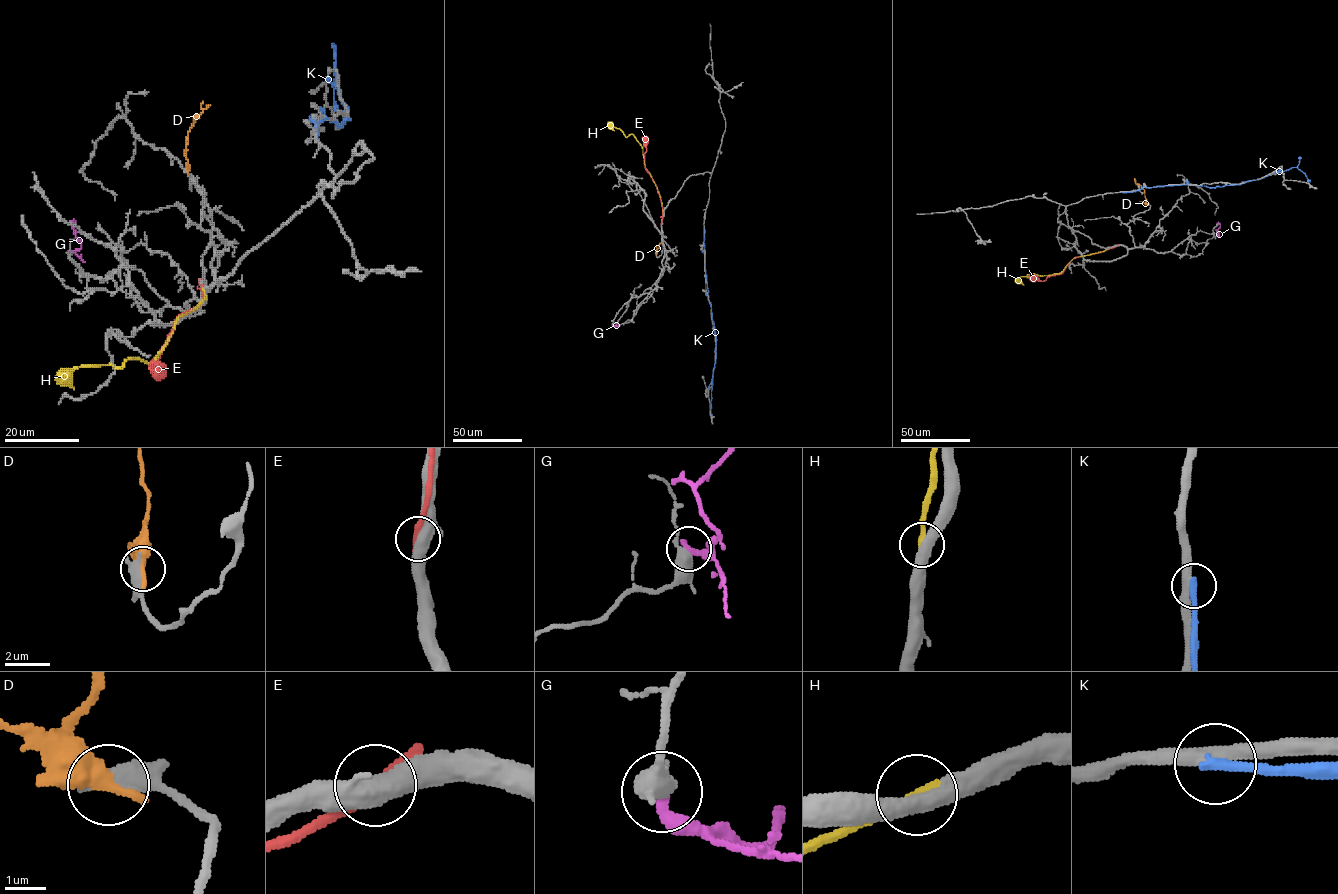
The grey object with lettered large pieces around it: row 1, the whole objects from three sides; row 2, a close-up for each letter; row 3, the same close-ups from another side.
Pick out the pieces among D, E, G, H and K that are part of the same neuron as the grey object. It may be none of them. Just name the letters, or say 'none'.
H

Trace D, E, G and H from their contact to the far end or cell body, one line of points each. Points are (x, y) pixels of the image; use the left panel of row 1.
D: (187, 172), (184, 153), (187, 132), (194, 118), (202, 111), (203, 101)
E: (200, 282), (203, 300), (175, 321), (155, 361), (155, 373), (160, 377), (160, 371), (153, 363)
G: (70, 251), (81, 247), (71, 221)
H: (203, 287), (205, 298), (176, 321), (151, 363), (137, 358), (115, 368), (88, 365), (66, 371), (57, 383)

